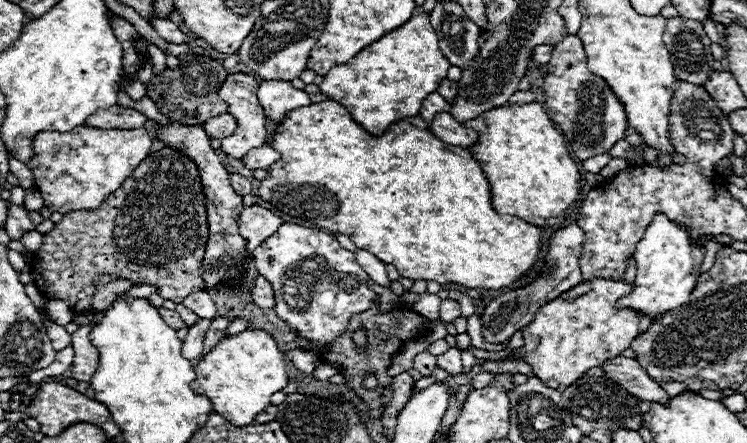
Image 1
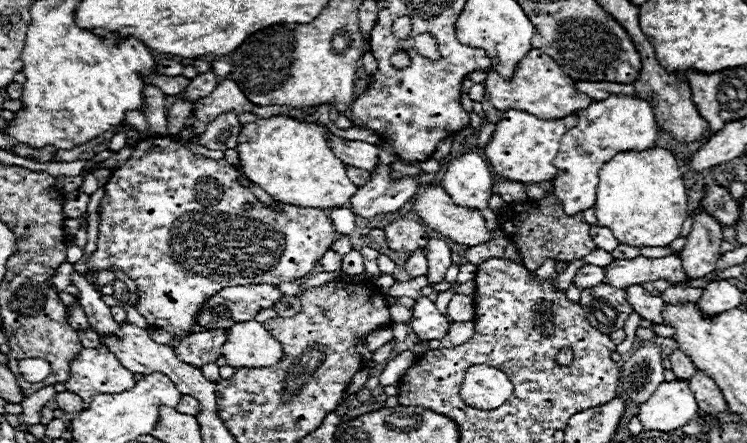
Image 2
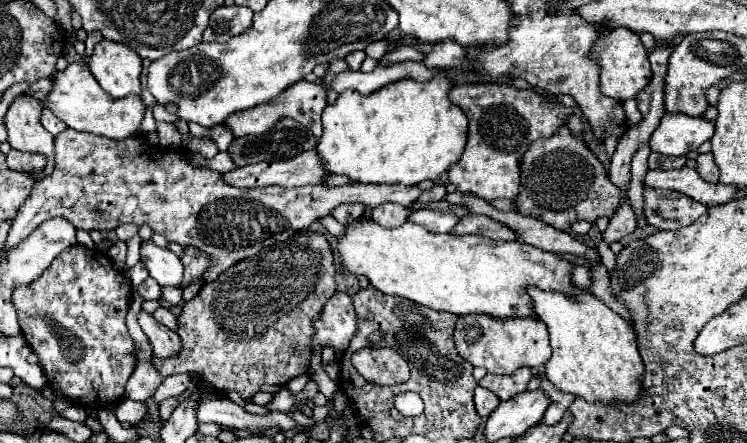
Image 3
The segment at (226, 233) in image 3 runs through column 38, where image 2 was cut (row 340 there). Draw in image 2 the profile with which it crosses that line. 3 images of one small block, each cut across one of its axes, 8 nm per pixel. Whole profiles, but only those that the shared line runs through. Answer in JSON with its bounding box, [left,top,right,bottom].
[174,330,226,368]

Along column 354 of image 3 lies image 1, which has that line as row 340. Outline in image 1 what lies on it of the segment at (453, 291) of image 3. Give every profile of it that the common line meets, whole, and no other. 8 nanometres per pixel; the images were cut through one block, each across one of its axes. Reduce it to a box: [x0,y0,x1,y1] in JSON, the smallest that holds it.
[192,330,288,426]

